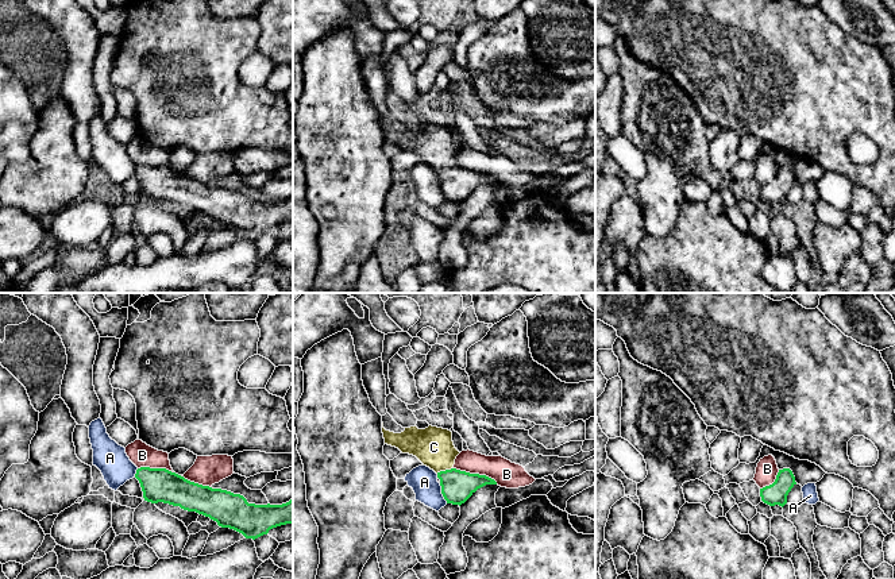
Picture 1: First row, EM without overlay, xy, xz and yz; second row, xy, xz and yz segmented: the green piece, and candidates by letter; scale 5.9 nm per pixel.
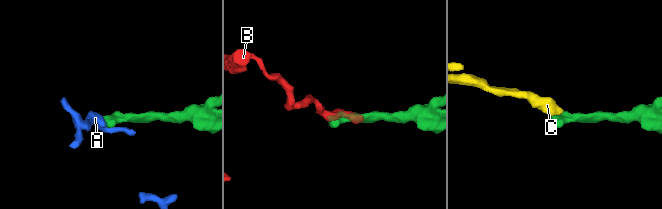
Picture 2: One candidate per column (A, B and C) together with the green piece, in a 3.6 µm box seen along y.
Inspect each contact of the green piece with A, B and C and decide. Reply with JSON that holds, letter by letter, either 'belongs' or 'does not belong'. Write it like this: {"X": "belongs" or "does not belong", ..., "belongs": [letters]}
{"A": "does not belong", "B": "does not belong", "C": "belongs", "belongs": ["C"]}

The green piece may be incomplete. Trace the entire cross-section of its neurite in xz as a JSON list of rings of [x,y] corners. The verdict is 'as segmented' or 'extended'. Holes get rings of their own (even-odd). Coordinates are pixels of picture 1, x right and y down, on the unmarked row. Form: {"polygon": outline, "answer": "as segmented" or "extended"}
{"polygon": [[[382,120],[385,142],[398,146],[402,151],[416,154],[424,163],[437,171],[441,192],[447,201],[462,202],[478,186],[497,180],[486,173],[470,171],[454,165],[460,151],[452,139],[452,130],[429,123],[418,127],[416,123],[401,131],[386,128]]], "answer": "extended"}

